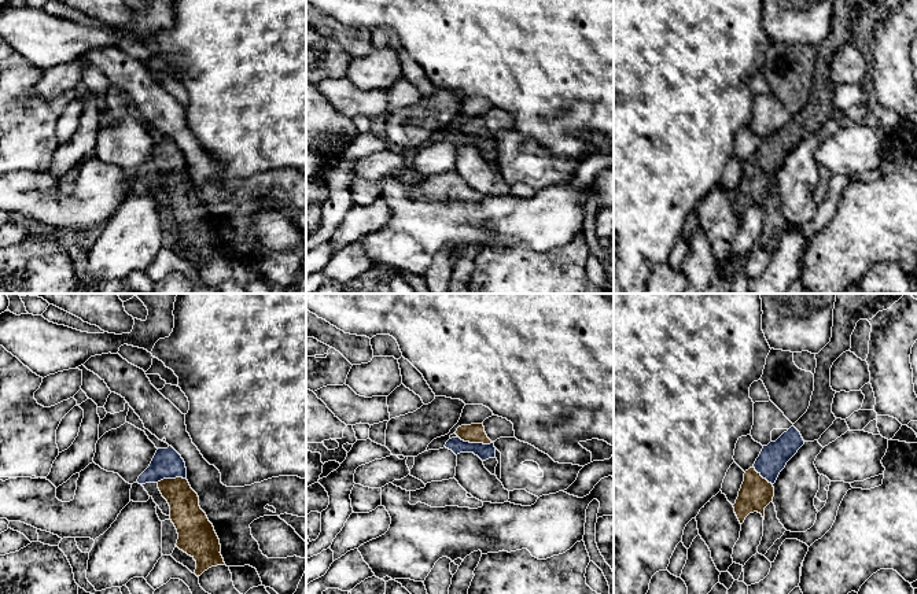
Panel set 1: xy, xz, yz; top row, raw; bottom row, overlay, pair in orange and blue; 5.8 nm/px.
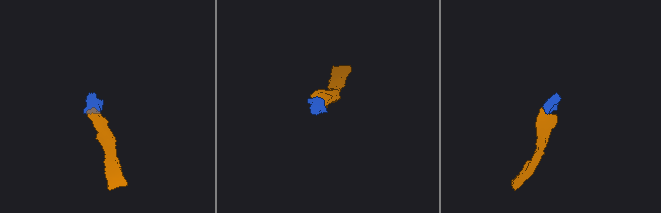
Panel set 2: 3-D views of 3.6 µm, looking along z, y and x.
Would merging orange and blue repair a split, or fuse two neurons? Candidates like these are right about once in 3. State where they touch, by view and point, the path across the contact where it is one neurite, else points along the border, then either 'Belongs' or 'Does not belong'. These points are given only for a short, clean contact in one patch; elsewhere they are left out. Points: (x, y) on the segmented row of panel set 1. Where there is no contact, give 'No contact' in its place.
Touches orange at xz (477, 442). Path across: xz (475, 432), (477, 442), (485, 452). Belongs

